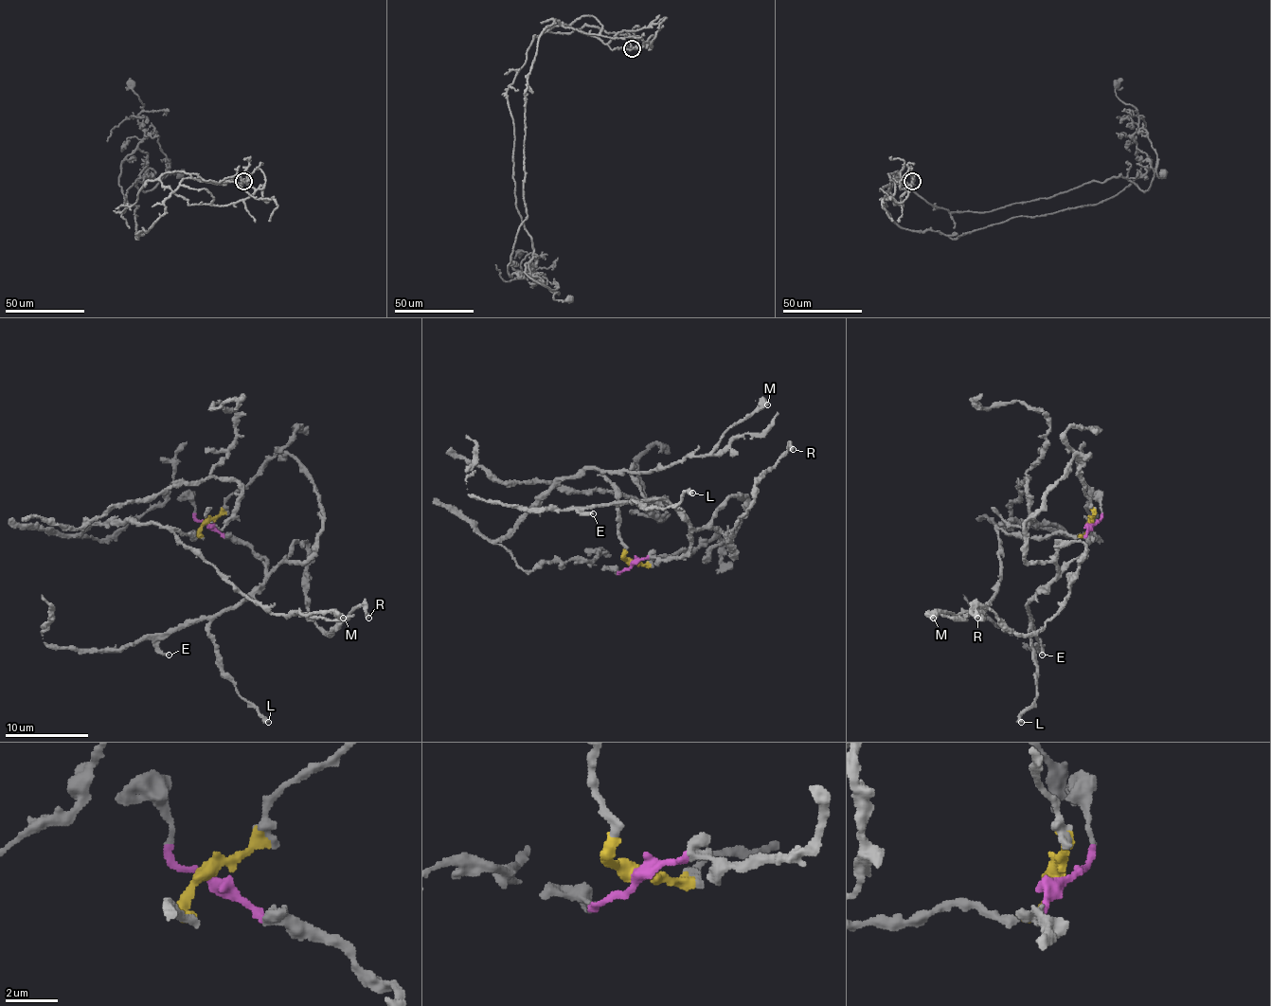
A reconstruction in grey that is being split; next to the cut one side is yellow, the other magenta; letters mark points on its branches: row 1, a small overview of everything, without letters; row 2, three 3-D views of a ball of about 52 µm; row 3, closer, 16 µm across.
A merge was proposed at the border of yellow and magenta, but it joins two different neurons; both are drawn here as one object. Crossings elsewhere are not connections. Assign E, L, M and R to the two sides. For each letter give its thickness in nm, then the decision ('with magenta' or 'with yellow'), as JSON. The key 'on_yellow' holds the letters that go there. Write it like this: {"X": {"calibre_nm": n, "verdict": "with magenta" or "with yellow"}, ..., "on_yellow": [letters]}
{"E": {"calibre_nm": 240, "verdict": "with magenta"}, "L": {"calibre_nm": 440, "verdict": "with magenta"}, "M": {"calibre_nm": 400, "verdict": "with yellow"}, "R": {"calibre_nm": 400, "verdict": "with magenta"}, "on_yellow": ["M"]}

